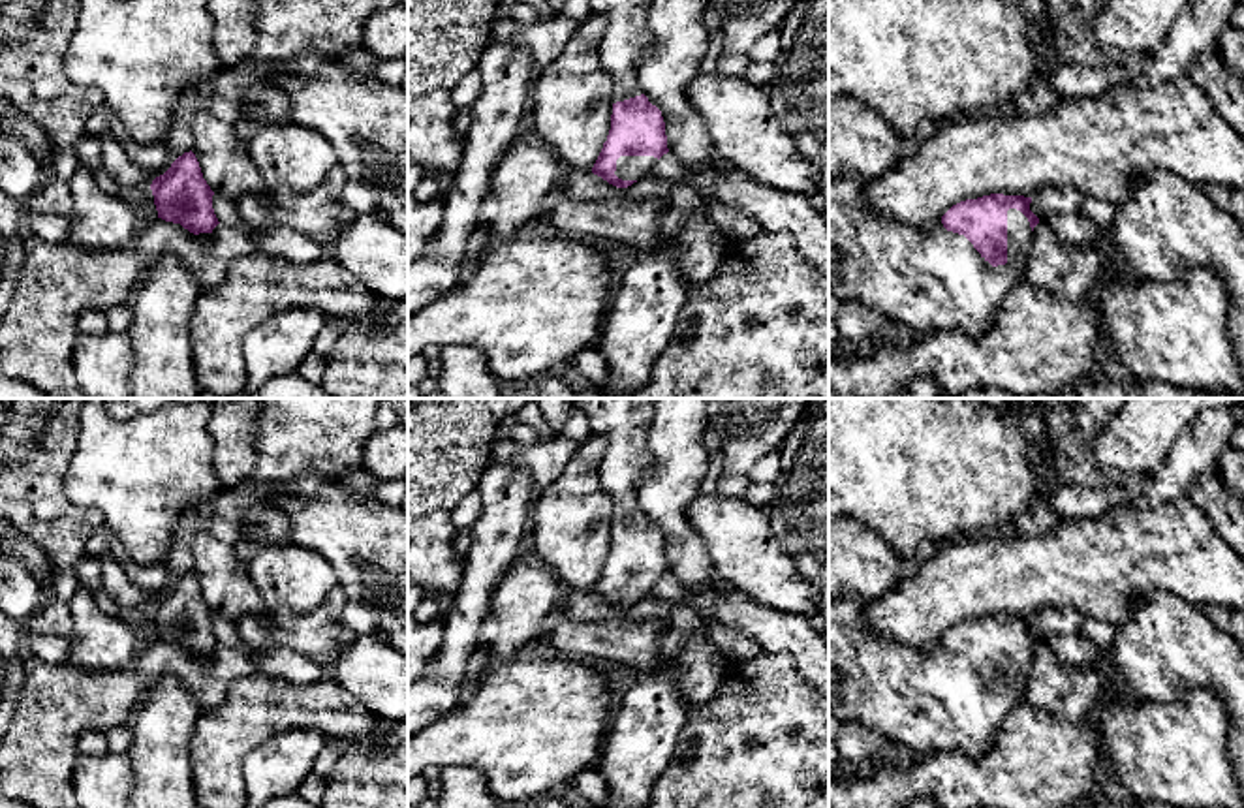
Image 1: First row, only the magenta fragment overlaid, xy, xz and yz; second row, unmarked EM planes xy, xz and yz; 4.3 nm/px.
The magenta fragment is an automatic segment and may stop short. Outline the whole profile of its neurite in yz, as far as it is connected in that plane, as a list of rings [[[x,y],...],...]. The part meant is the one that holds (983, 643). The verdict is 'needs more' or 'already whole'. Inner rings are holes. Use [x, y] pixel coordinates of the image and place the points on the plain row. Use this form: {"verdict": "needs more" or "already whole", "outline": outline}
{"verdict": "needs more", "outline": [[[851,596],[829,598],[829,714],[861,722],[919,757],[960,750],[972,757],[987,754],[1011,710],[1026,699],[1032,652],[1039,639],[1030,631],[1032,618],[990,614],[953,626],[941,643],[928,650],[866,635],[866,605]]]}

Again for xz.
{"verdict": "needs more", "outline": [[[571,398],[584,412],[592,434],[607,438],[607,451],[599,464],[601,489],[614,502],[611,551],[592,594],[616,609],[628,609],[646,598],[656,583],[669,573],[661,532],[648,522],[637,504],[637,487],[652,474],[654,458],[648,451],[648,428],[654,398]]]}

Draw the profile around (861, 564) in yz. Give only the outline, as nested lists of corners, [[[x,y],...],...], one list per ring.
[[[846,517],[829,522],[829,598],[851,596],[868,605],[902,581],[900,558],[878,534]]]

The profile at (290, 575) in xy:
[[[291,541],[259,549],[244,567],[267,609],[310,613],[338,584],[336,573],[318,552]]]

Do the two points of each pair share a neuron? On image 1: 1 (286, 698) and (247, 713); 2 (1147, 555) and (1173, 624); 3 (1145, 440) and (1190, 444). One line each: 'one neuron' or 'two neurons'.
1: one neuron
2: two neurons
3: two neurons

